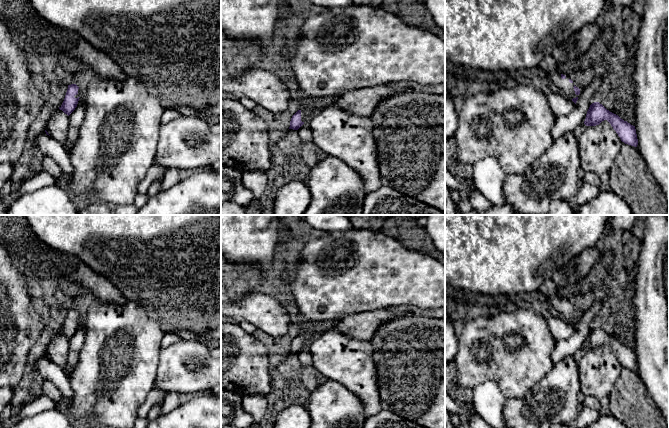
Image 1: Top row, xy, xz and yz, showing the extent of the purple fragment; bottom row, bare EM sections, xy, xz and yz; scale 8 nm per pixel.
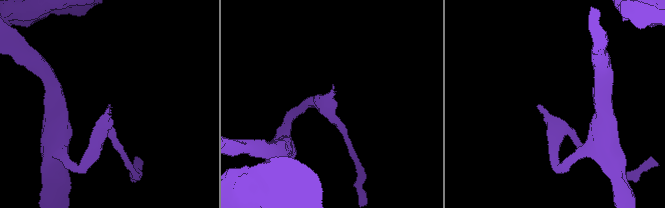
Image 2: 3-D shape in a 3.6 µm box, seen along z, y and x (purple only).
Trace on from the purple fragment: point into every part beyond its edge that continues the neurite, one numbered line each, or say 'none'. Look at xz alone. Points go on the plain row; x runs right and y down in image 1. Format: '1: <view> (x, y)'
1: xz (307, 336)

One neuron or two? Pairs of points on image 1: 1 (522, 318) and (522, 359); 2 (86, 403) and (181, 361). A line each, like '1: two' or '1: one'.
1: one
2: two

